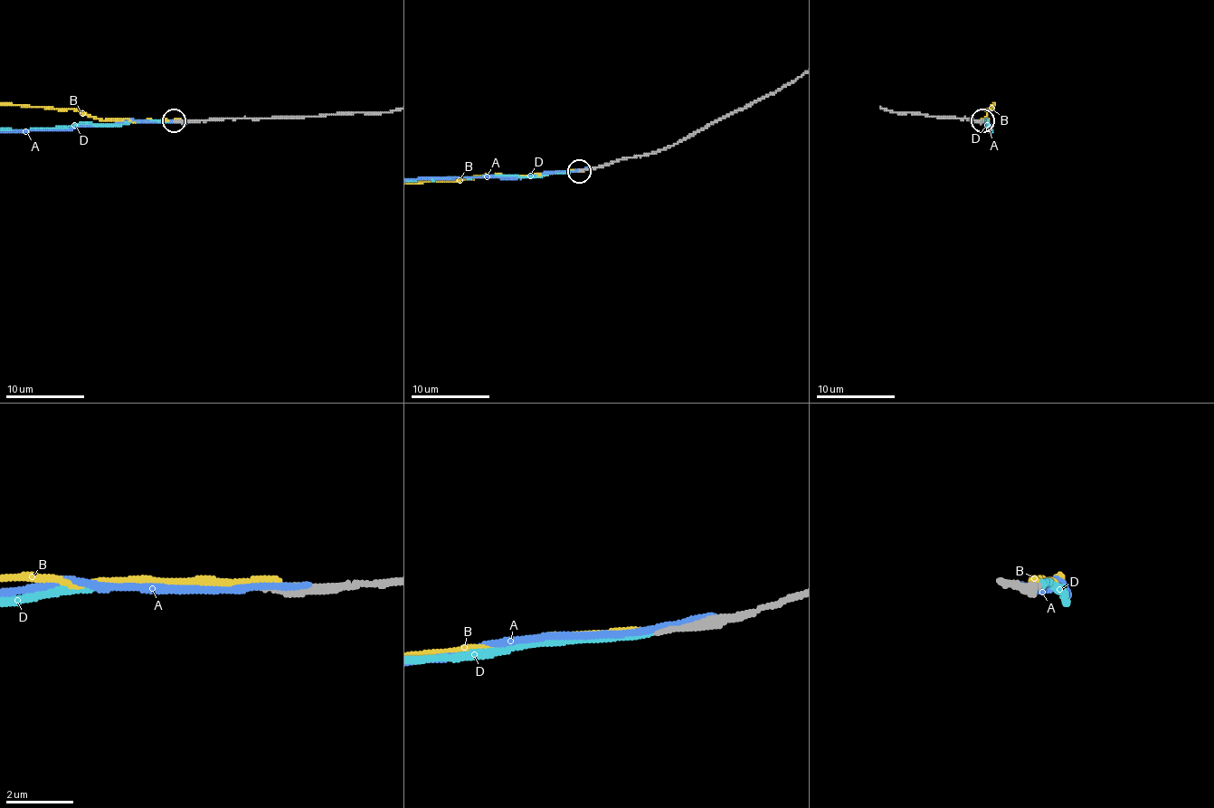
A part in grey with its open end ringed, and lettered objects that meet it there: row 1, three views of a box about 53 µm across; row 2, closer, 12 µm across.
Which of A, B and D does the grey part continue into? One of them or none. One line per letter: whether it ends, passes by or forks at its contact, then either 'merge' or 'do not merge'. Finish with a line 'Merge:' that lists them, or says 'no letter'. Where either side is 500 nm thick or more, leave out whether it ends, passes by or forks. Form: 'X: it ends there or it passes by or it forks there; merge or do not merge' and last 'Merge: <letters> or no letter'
A: it ends there; do not merge
B: it ends there; do not merge
D: it ends there; merge
Merge: D

